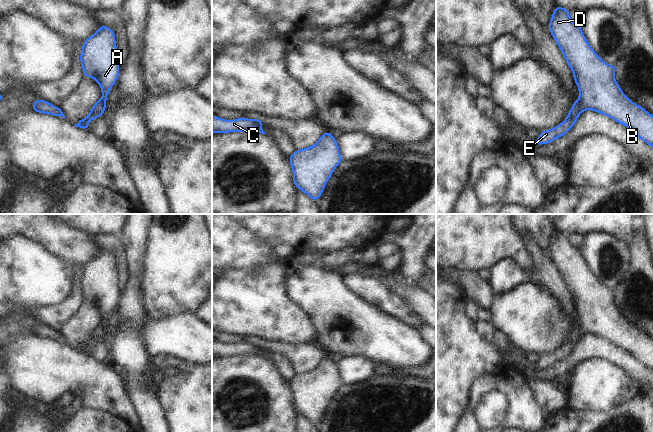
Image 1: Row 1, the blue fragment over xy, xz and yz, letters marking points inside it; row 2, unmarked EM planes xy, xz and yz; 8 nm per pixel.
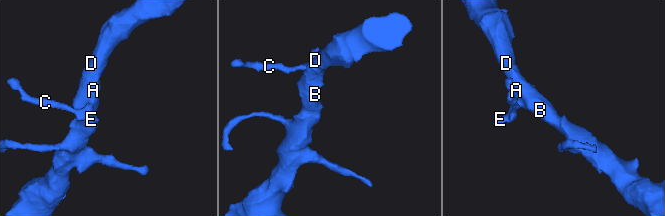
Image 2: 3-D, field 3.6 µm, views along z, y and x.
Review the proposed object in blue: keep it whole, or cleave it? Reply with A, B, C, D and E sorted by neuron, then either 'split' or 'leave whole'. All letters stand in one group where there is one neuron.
groups A B C D E; leave whole

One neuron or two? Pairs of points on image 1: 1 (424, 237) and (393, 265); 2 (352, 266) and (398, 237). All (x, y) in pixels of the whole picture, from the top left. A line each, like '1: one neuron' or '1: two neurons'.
1: two neurons
2: two neurons

